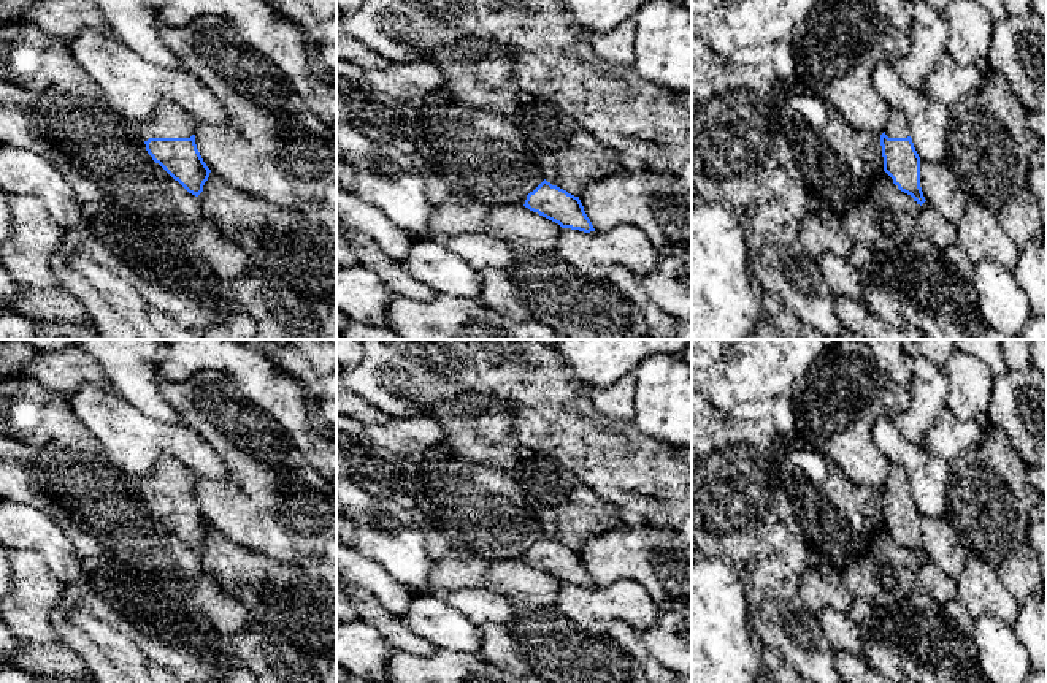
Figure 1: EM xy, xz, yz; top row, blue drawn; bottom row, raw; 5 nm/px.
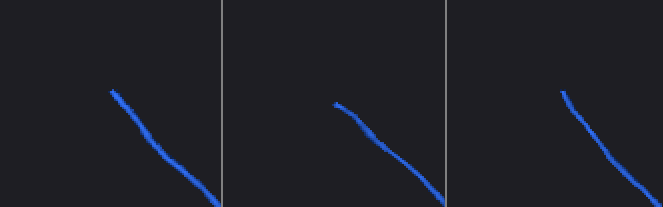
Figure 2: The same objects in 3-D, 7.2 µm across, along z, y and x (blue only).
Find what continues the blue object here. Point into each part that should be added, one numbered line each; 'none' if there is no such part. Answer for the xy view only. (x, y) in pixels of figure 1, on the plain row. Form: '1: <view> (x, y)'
1: xy (168, 476)

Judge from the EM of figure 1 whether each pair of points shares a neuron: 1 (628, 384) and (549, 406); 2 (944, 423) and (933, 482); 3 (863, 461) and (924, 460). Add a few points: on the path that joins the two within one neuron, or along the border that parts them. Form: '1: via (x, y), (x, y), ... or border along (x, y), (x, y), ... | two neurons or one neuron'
1: border along (590, 389), (590, 403), (606, 417), (617, 420) | two neurons
2: border along (925, 444), (947, 463) | two neurons
3: border along (873, 428), (873, 444), (890, 461) | two neurons

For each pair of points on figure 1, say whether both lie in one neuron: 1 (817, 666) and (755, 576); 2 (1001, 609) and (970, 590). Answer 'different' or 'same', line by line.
1: same
2: same

